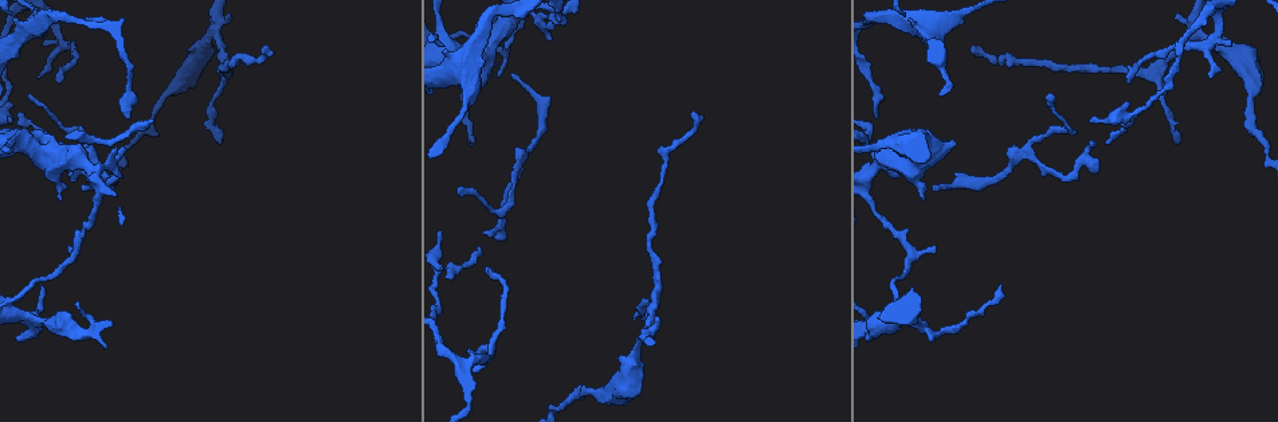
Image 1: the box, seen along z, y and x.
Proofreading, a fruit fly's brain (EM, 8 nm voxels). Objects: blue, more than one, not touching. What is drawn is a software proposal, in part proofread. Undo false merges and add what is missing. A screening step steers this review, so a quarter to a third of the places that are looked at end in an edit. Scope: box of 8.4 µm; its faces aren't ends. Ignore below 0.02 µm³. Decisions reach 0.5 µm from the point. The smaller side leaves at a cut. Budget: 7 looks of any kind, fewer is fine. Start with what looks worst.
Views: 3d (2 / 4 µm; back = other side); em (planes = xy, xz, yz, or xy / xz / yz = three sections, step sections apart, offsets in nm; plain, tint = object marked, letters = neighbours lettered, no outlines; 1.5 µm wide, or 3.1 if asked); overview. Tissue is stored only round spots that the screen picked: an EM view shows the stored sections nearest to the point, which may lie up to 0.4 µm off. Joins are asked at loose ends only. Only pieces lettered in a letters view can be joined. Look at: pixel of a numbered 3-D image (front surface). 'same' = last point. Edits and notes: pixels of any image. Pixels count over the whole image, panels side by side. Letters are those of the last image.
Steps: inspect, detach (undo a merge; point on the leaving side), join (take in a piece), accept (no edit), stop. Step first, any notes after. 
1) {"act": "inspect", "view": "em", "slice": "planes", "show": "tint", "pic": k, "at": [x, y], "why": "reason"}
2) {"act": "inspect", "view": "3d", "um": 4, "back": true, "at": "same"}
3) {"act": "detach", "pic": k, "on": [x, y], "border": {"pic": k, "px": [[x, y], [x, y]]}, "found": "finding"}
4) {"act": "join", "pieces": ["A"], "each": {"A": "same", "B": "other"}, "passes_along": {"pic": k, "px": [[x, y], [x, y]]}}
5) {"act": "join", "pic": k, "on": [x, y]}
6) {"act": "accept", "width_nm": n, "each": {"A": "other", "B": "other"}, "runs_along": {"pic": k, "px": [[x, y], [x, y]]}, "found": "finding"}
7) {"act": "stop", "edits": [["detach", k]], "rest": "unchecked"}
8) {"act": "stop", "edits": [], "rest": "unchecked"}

{"act": "inspect", "view": "em", "slice": "planes", "show": "letters", "pic": 1, "at": [469, 350], "why": "an open end"}

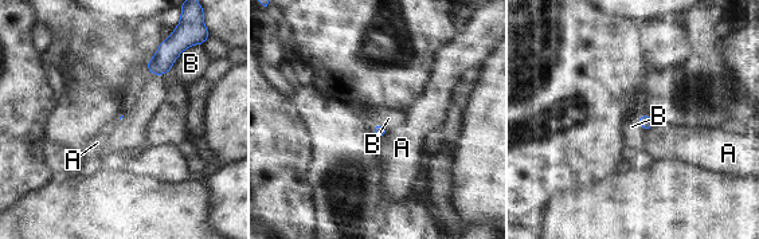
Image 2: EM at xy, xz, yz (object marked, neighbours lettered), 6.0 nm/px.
{"act": "accept", "each": {"A": "other", "B": "other"}, "border": {"pic": 2, "px": [[183, 51], [161, 74], [145, 66]]}, "found": "none of them fits"}

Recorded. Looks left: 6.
{"act": "inspect", "view": "3d", "um": 4, "pic": 1, "at": [1052, 95], "why": "tapers out"}

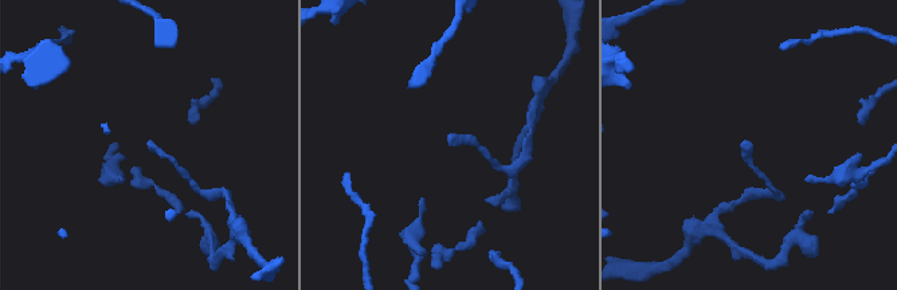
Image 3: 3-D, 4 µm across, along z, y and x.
{"act": "inspect", "view": "em", "slice": "xz", "step": 8, "show": "letters", "pic": 3, "at": [751, 143], "why": "need the tissue"}

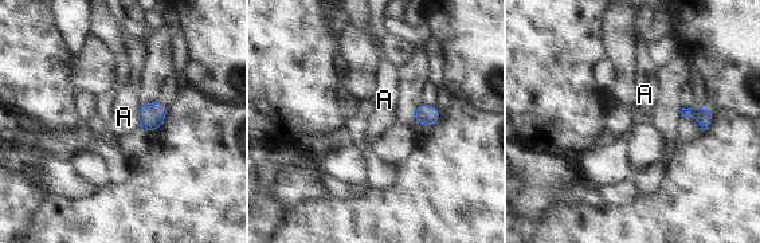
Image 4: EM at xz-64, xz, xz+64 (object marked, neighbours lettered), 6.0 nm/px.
{"act": "accept", "each": {"A": "other"}, "border": {"pic": 4, "px": [[140, 105], [138, 124]]}, "found": "none of them fits"}

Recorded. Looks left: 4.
{"act": "inspect", "view": "em", "slice": "planes", "show": "letters", "pic": 1, "at": [265, 47], "why": "tapers out"}

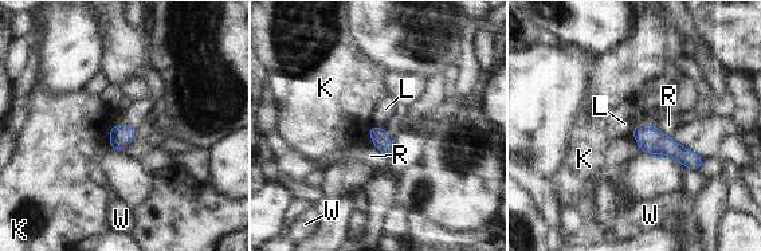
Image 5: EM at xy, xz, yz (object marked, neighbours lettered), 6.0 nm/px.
{"act": "accept", "each": {"K": "other", "L": "other", "R": "other", "W": "other"}, "runs_along": {"pic": 5, "px": [[639, 126], [695, 167]]}, "found": "none of them fits"}

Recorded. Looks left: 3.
{"act": "stop", "edits": [], "rest": "unchecked"}

